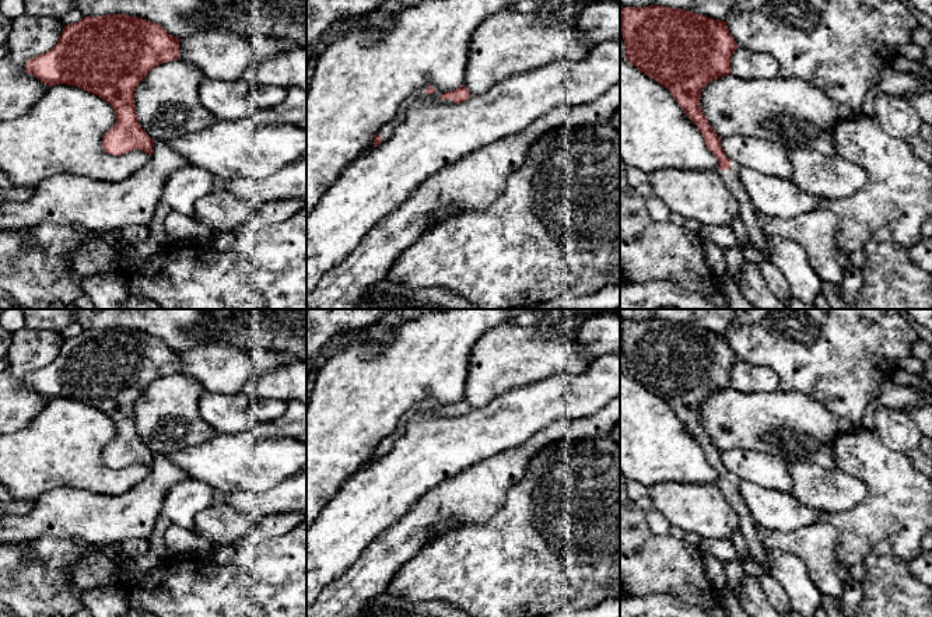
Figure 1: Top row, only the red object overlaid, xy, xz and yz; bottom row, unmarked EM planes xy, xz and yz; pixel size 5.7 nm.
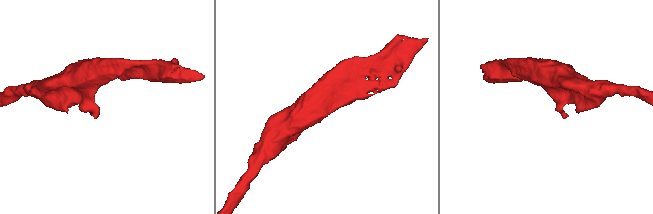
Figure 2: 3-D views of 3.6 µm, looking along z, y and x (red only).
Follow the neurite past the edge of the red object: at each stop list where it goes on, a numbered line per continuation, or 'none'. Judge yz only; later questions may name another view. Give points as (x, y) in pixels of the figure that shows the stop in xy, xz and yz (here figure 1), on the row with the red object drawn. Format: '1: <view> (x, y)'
1: yz (749, 214)

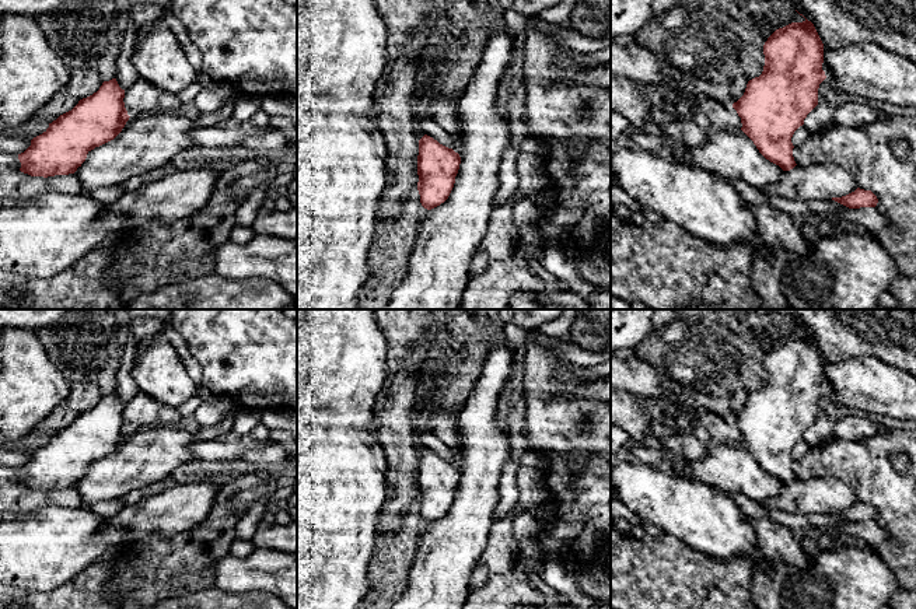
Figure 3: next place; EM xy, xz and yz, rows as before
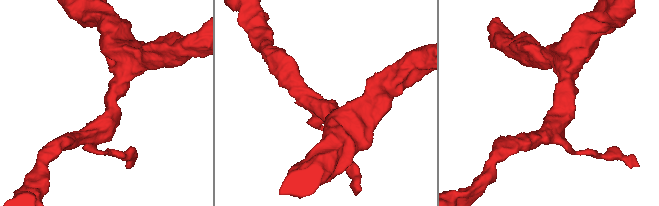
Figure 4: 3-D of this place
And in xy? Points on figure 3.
none

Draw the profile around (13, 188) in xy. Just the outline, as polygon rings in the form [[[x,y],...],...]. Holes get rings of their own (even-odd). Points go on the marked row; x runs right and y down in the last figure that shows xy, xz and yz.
[[[0,162],[0,200],[14,203],[35,197],[46,190],[64,193],[83,193],[83,188],[74,174],[55,176],[31,176]]]

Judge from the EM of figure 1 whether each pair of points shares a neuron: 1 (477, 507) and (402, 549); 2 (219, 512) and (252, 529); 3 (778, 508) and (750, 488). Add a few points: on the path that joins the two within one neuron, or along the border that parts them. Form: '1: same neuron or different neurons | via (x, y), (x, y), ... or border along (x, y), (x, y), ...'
1: same neuron | via (456, 501), (440, 501), (412, 528)
2: same neuron | via (227, 521), (232, 526), (244, 526)
3: same neuron | via (771, 508), (757, 495)

